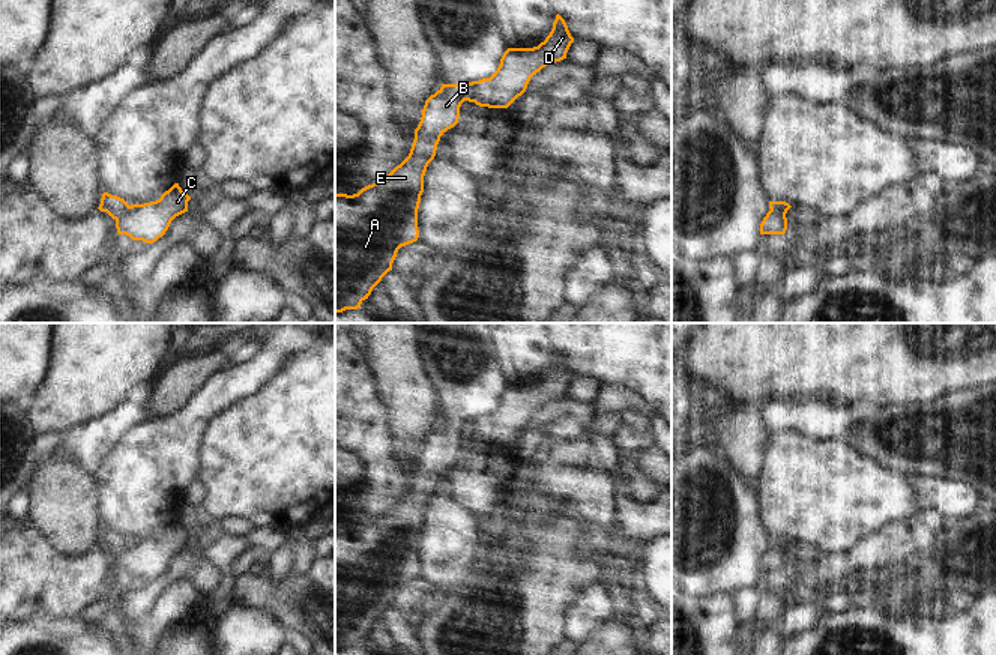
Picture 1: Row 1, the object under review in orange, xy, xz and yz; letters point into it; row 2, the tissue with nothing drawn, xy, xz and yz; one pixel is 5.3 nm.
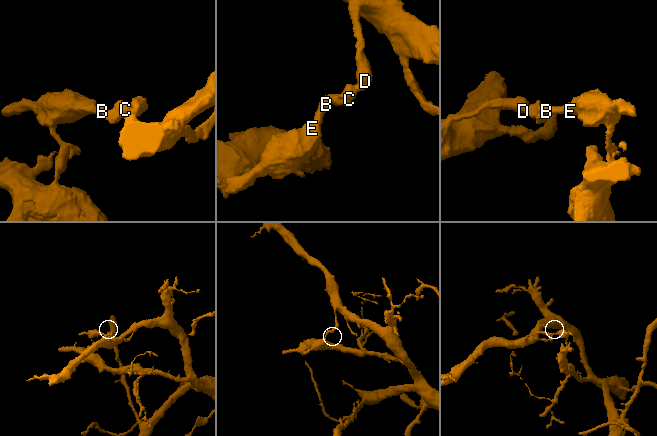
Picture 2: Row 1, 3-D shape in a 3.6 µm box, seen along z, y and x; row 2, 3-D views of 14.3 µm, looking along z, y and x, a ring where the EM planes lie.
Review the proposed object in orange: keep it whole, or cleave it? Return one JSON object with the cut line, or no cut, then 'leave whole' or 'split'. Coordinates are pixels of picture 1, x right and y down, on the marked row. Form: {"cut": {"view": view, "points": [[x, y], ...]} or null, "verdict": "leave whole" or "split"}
{"cut": {"view": "xy", "points": [[129, 206], [116, 221]]}, "verdict": "split"}

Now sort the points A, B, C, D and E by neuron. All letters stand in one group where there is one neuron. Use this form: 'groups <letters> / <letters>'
groups A B E / C D

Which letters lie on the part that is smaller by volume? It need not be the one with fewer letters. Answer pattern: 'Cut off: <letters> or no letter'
Cut off: A, B, E.

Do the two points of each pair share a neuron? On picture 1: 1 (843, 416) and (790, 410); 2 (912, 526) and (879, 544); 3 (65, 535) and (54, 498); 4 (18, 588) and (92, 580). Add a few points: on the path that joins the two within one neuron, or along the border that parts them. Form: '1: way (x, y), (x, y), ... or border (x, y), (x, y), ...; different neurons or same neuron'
1: way (830, 416), (804, 416); same neuron
2: way (905, 534), (893, 544), (887, 544); same neuron
3: way (65, 526), (63, 507); same neuron
4: way (36, 583), (74, 582); same neuron

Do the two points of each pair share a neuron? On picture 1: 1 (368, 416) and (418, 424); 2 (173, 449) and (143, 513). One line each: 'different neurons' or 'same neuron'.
1: different neurons
2: same neuron

